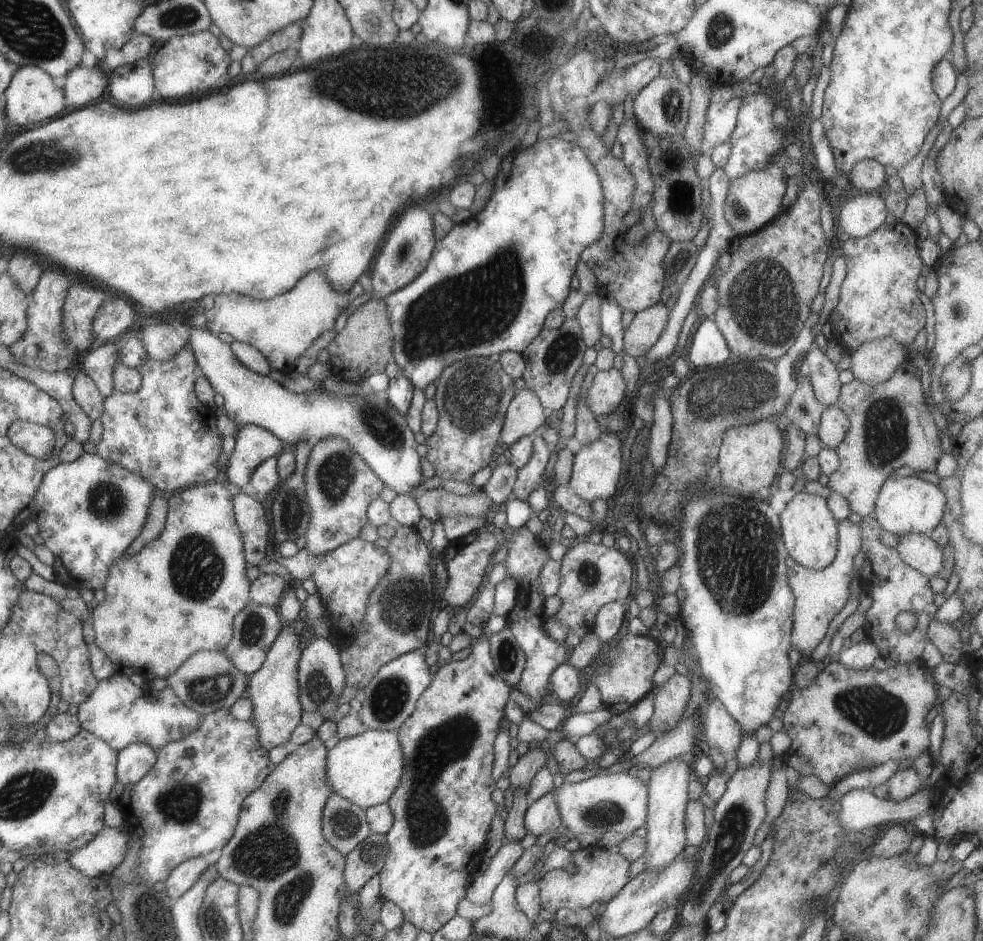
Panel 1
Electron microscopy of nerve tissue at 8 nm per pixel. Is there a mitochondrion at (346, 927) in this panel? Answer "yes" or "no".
no

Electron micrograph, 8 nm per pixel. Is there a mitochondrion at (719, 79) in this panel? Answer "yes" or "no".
no

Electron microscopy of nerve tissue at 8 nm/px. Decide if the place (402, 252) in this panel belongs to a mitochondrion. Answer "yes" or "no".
yes

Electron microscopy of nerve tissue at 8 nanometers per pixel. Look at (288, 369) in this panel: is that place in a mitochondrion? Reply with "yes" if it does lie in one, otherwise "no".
no

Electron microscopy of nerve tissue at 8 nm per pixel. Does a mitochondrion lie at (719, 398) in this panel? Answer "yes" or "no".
yes

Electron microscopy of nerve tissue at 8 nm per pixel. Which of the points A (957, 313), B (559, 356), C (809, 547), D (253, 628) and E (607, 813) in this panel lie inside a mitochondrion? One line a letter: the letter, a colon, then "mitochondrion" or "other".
A: mitochondrion
B: mitochondrion
C: other
D: mitochondrion
E: mitochondrion

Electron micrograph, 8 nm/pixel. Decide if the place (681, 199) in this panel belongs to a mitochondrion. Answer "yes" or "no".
yes

